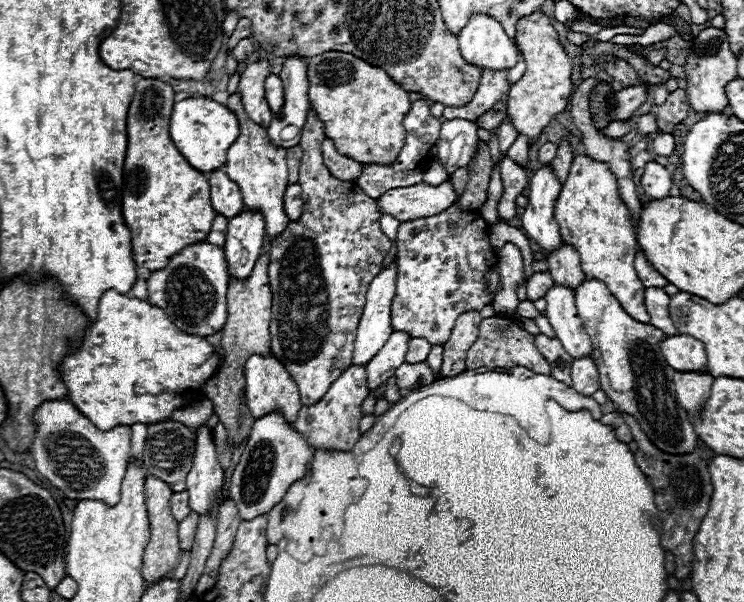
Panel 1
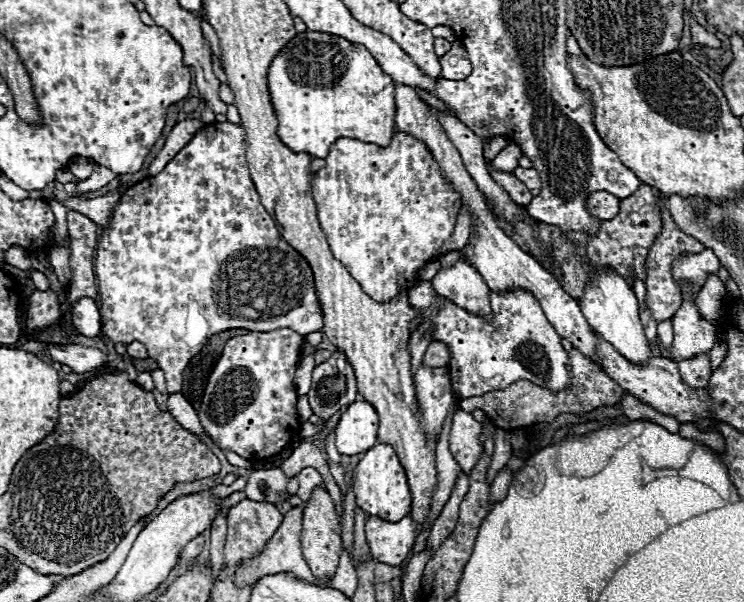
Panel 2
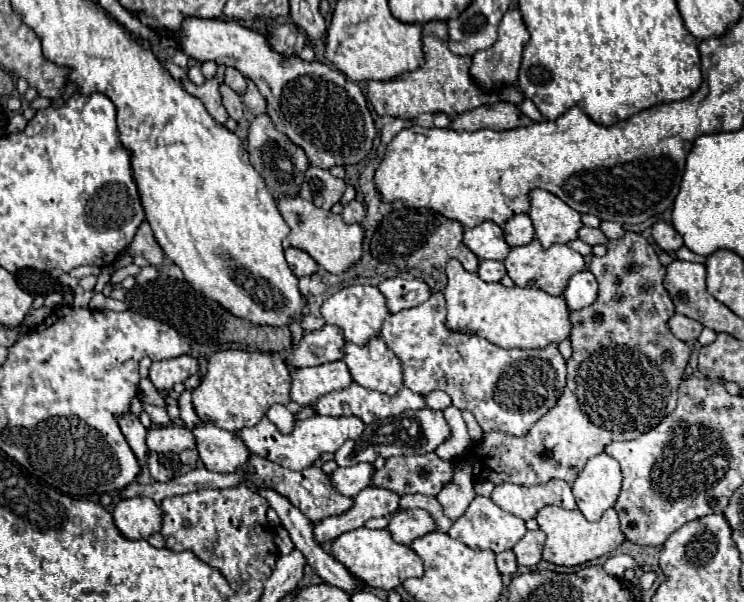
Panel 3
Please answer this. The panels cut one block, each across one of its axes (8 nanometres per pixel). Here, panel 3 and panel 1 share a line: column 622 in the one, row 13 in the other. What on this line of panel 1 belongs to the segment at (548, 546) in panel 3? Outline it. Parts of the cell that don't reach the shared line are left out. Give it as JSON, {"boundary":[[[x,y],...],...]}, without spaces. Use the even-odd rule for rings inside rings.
{"boundary":[[[534,12],[532,16],[520,18],[516,24],[516,44],[524,54],[526,72],[524,76],[510,88],[508,94],[508,118],[518,134],[528,138],[528,144],[534,144],[542,130],[550,124],[556,114],[562,114],[572,96],[572,62],[564,48],[558,42],[558,34],[550,26],[550,20],[542,12]]]}

